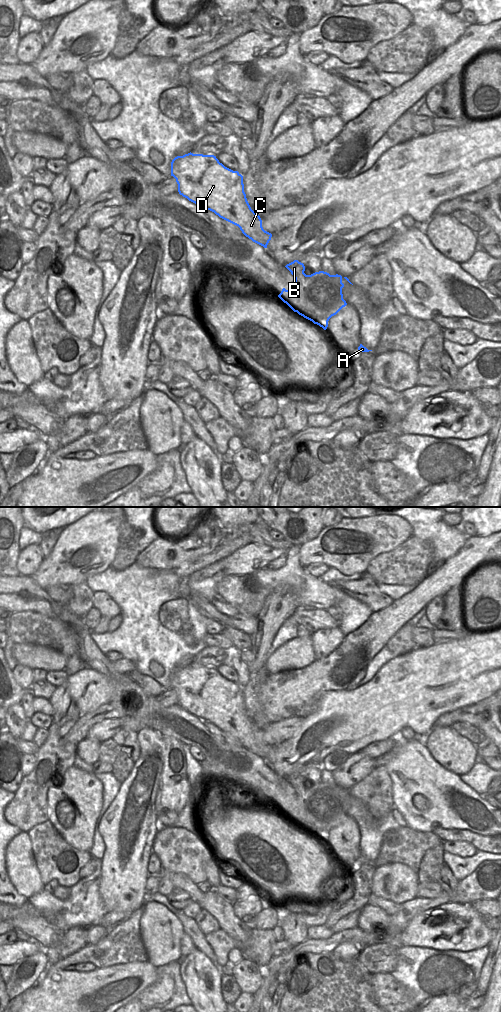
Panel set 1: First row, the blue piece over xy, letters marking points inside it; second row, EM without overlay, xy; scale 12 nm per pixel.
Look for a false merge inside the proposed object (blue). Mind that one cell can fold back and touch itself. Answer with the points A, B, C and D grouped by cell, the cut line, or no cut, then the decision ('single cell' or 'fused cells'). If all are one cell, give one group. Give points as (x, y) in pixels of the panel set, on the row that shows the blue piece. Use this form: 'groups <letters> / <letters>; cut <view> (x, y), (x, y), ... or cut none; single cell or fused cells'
groups A / B C D; cut xy (312, 293), (324, 309); fused cells

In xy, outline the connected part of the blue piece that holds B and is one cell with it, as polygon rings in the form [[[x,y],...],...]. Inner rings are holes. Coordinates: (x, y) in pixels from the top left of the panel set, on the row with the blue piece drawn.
[[[298,260],[285,267],[291,272],[295,281],[291,282],[290,290],[283,288],[278,297],[304,318],[313,317],[315,319],[313,323],[326,330],[329,319],[347,305],[342,294],[343,277],[338,274],[330,275],[324,271],[306,275],[304,264]],[[314,294],[323,295],[325,309],[315,299]]]

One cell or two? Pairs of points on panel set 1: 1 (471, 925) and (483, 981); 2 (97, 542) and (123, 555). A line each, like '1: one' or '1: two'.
1: two
2: two

